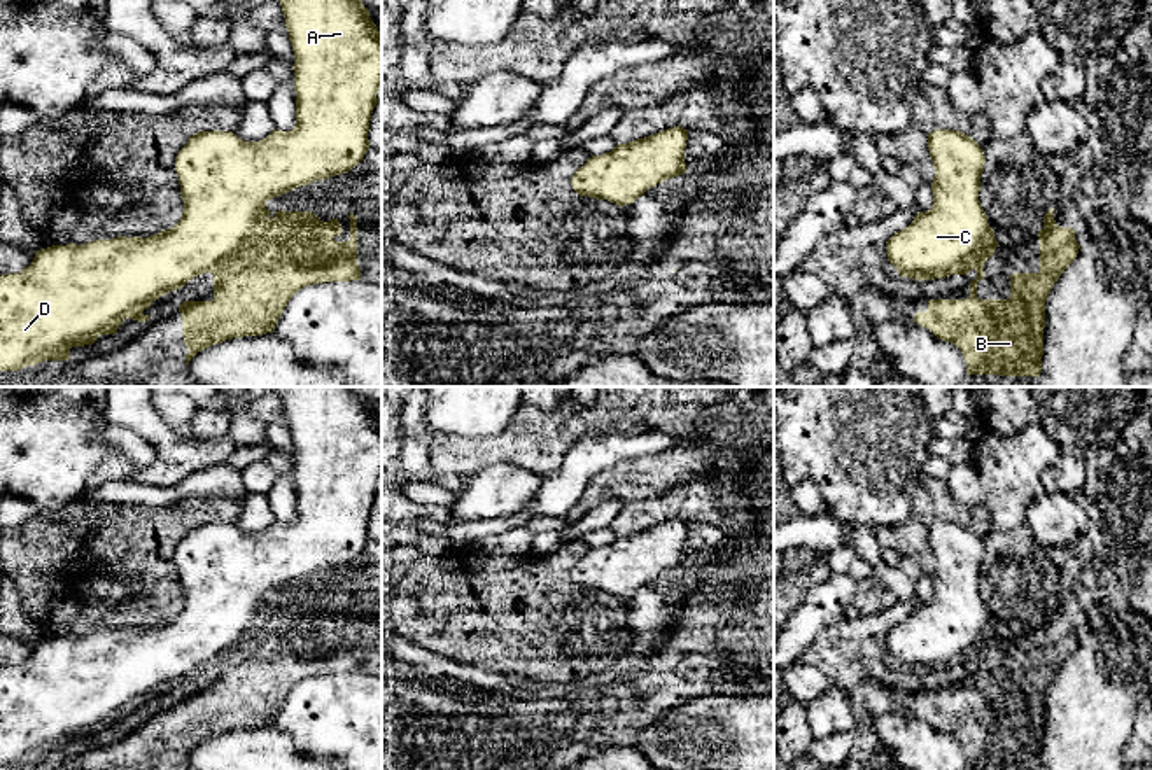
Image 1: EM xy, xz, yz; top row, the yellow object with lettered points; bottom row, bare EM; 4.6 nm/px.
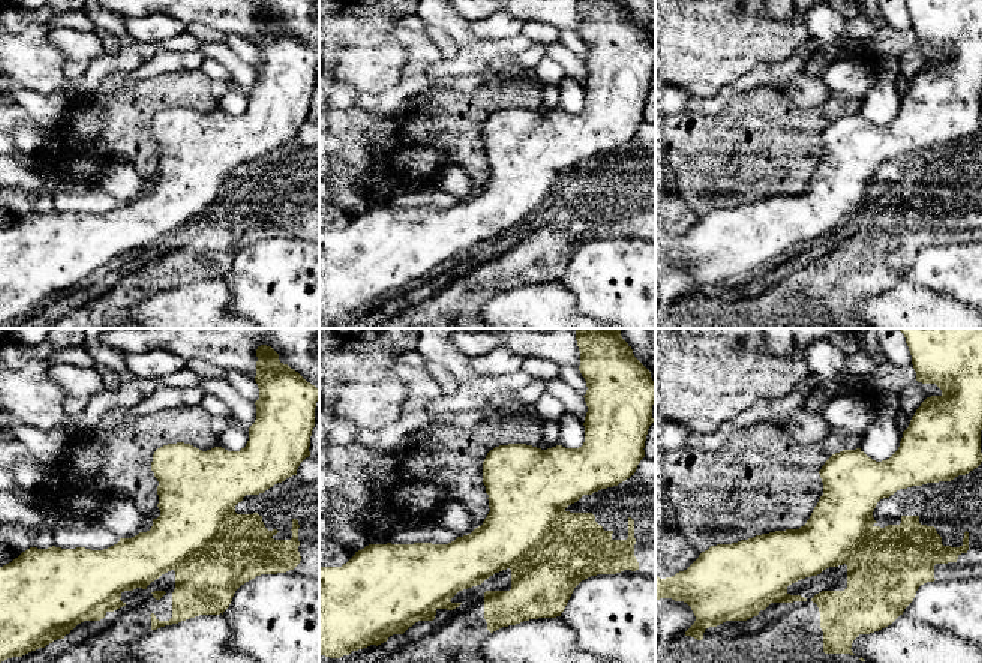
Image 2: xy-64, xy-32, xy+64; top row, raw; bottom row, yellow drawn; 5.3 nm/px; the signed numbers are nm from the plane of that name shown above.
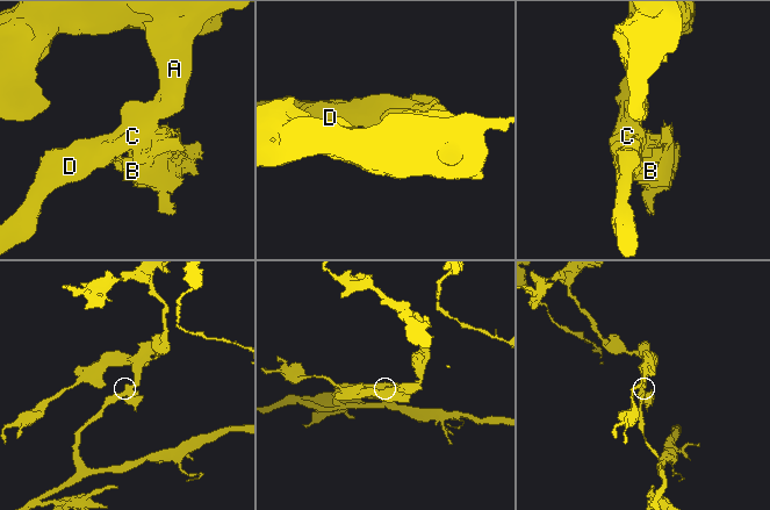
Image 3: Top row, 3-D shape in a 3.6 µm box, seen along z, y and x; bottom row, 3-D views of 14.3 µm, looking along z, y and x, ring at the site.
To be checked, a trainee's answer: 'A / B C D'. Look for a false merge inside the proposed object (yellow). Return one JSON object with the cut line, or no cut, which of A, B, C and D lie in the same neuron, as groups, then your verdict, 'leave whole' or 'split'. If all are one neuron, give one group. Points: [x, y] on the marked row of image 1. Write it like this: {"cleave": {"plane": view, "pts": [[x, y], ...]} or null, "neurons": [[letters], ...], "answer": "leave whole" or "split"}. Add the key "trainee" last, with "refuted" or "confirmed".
{"cleave": null, "neurons": [["A", "B", "C", "D"]], "answer": "leave whole", "trainee": "refuted"}

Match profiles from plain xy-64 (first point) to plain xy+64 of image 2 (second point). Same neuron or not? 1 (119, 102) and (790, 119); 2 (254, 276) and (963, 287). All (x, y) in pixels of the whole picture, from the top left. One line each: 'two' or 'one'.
1: one
2: one

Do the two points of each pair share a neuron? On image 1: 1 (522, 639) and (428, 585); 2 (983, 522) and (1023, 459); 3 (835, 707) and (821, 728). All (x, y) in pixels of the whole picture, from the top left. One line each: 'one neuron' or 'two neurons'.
1: one neuron
2: two neurons
3: one neuron

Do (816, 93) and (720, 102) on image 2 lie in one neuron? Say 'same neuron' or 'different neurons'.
same neuron

